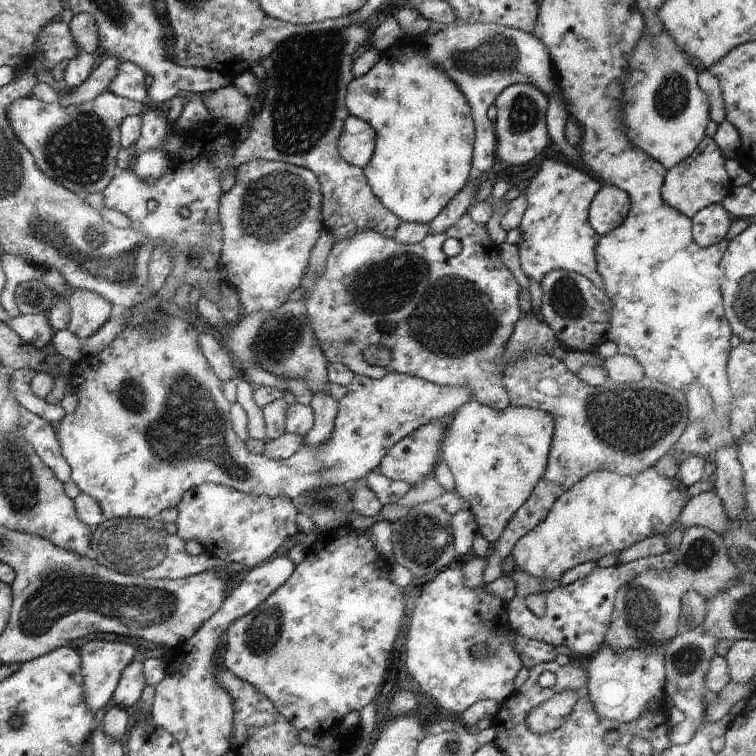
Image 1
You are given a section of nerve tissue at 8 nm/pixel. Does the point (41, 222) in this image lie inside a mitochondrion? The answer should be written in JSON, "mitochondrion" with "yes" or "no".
{"mitochondrion":"yes"}

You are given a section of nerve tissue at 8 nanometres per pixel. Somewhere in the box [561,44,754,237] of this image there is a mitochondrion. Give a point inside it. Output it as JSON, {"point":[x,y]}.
{"point":[672,97]}

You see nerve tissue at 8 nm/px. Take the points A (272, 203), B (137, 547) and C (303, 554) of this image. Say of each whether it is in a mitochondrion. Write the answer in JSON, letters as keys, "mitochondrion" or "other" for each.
{"A":"mitochondrion","B":"mitochondrion","C":"other"}

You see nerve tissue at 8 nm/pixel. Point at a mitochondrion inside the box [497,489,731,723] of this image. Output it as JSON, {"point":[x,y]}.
{"point":[642,611]}

